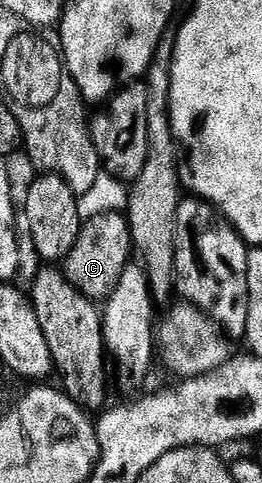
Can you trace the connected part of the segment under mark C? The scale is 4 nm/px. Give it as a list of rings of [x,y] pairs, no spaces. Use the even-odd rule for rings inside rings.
[[[124,214],[100,215],[94,219],[84,220],[79,241],[71,249],[71,253],[63,260],[63,272],[72,286],[79,293],[92,301],[104,301],[119,285],[119,277],[123,277],[123,269],[135,255],[133,235],[129,231],[129,220]]]

